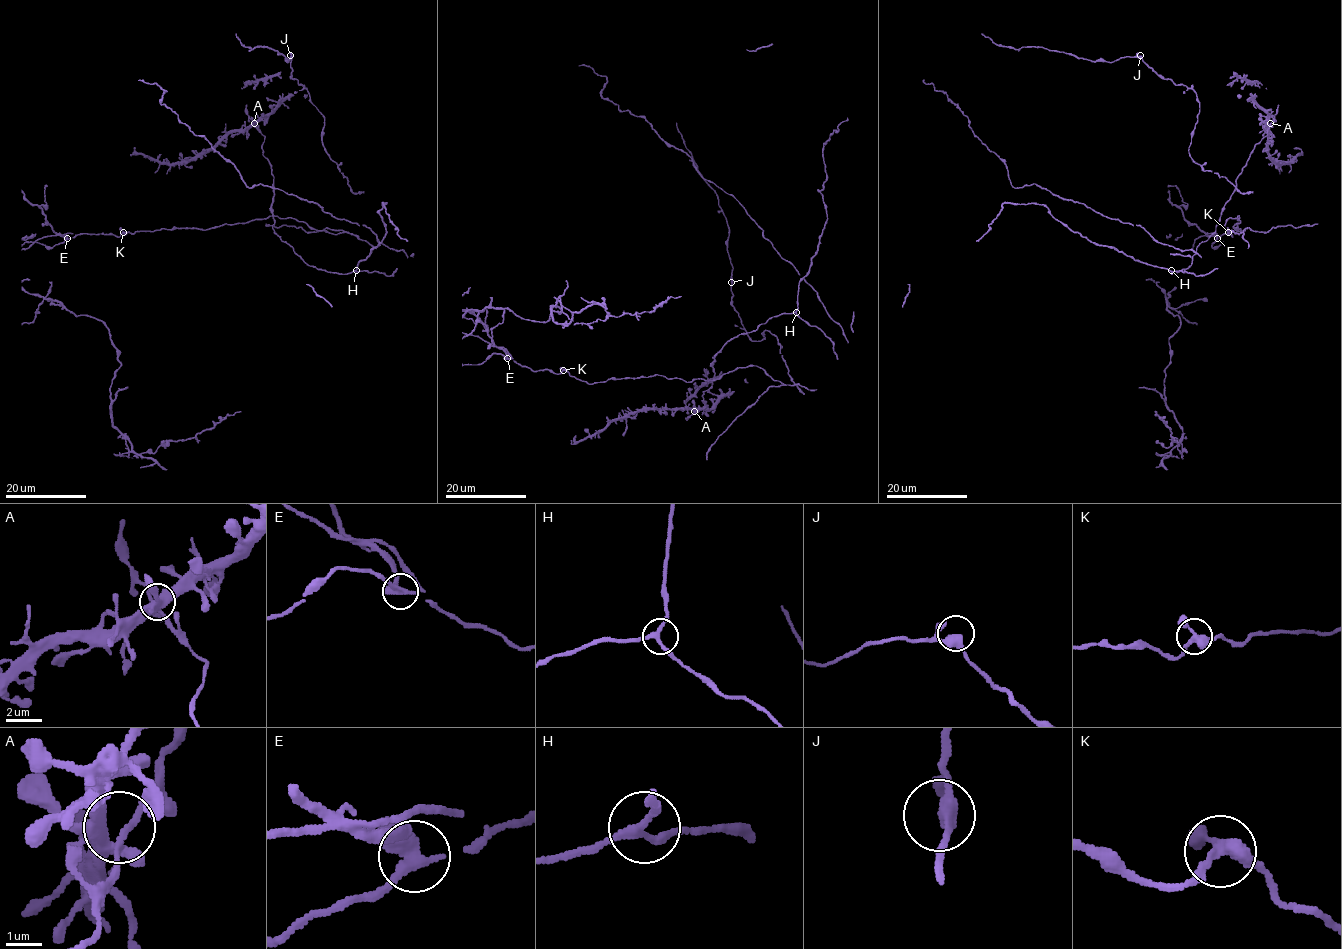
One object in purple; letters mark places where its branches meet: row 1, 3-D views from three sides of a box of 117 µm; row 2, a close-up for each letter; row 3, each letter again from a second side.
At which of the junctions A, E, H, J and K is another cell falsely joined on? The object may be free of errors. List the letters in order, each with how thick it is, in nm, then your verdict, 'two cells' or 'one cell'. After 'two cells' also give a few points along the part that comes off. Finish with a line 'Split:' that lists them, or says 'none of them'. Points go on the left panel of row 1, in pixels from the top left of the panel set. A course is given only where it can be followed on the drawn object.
A: calibre 240 nm; one cell
E: calibre 320 nm; two cells
H: calibre 190 nm; one cell
J: calibre 300 nm; one cell
K: calibre 320 nm; one cell
Split: E

